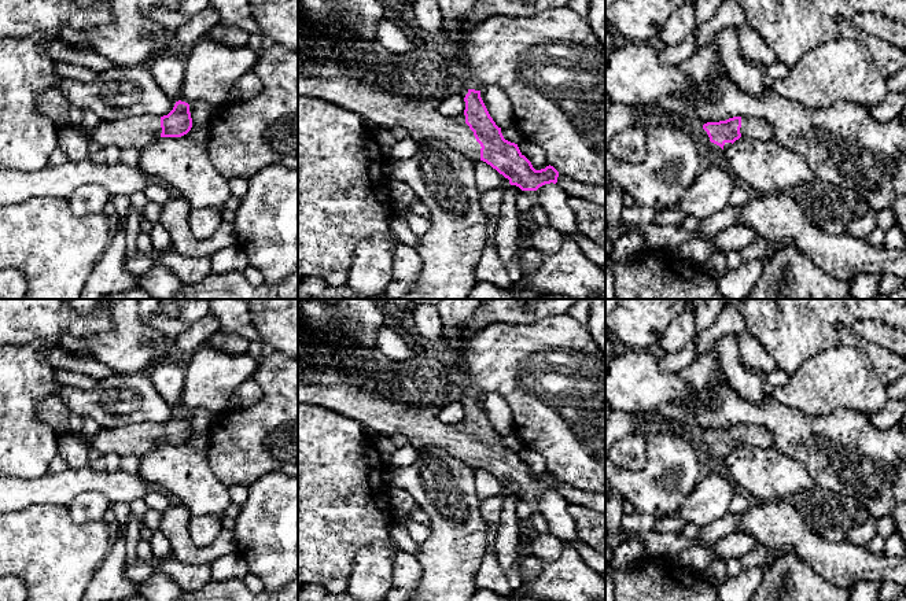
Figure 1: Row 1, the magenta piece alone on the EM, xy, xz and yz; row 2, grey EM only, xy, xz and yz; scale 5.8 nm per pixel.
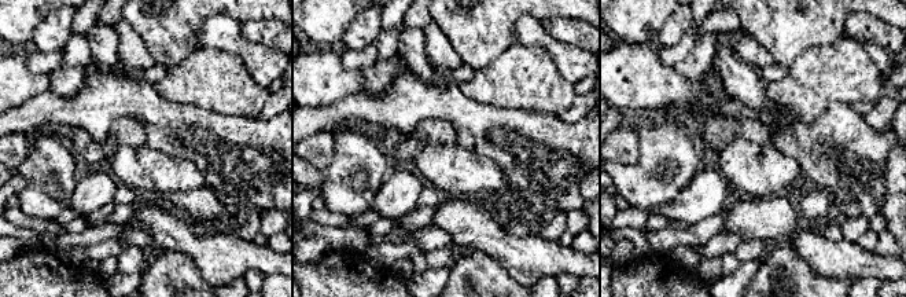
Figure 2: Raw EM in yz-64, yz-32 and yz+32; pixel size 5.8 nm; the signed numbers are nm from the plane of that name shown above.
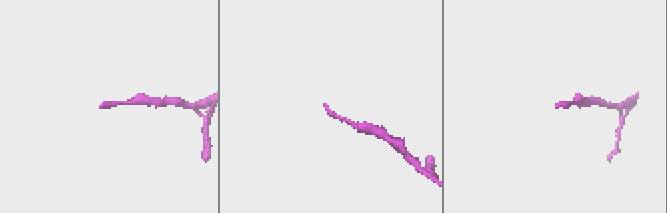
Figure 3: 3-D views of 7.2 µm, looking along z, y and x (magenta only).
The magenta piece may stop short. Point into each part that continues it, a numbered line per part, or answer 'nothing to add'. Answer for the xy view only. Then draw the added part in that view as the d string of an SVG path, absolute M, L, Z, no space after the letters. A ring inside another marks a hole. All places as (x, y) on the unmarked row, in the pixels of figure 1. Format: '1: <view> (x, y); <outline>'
1: xy (135, 439); M143 423L129 424L118 428L100 428L100 431L88 438L84 434L76 435L88 449L97 450L102 456L117 453L118 456L143 457L161 446L161 424Z

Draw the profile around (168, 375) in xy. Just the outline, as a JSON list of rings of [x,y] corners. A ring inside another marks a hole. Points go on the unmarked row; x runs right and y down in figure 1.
[[[158,357],[147,372],[162,399],[178,409],[185,379],[184,362],[180,358]]]

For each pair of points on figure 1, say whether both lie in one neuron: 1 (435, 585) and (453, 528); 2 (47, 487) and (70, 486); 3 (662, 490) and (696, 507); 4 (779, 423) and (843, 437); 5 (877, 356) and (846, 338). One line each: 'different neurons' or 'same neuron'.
1: same neuron
2: same neuron
3: different neurons
4: same neuron
5: same neuron

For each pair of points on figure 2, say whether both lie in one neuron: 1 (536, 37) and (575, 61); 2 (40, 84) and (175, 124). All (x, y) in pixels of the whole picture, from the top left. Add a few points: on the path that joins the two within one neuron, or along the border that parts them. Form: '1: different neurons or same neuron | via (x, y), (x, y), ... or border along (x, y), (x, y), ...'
1: same neuron | via (545, 40), (566, 55)
2: different neurons | border along (47, 91), (24, 101), (18, 106)

